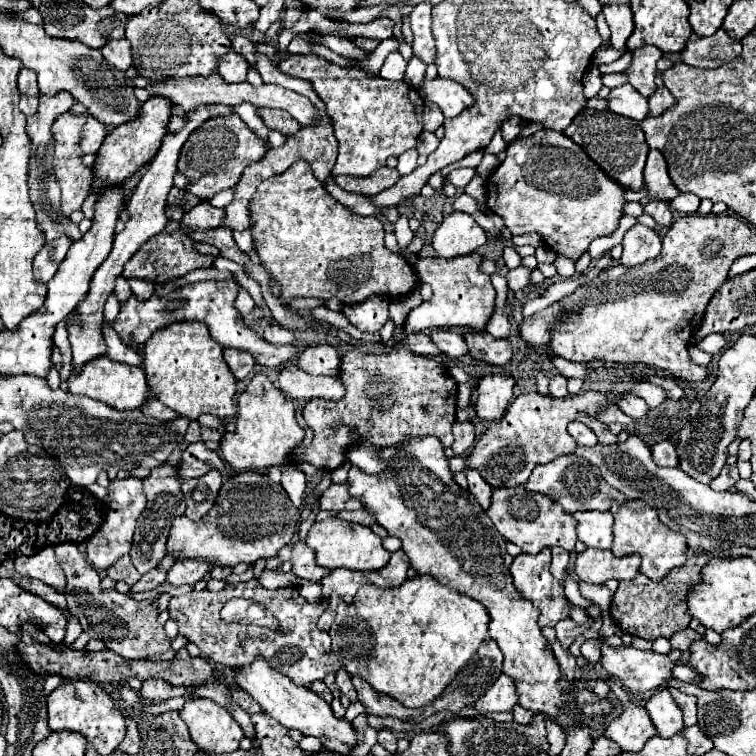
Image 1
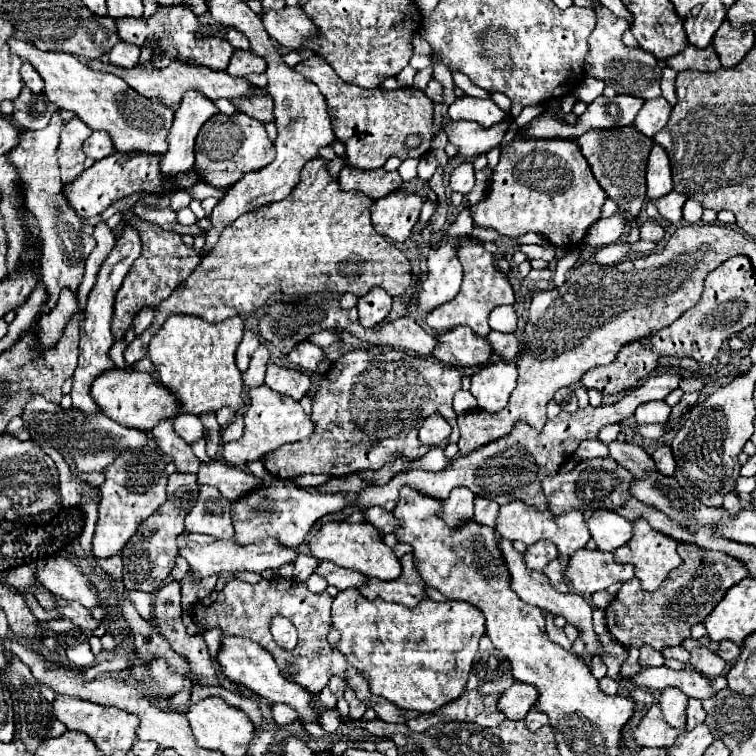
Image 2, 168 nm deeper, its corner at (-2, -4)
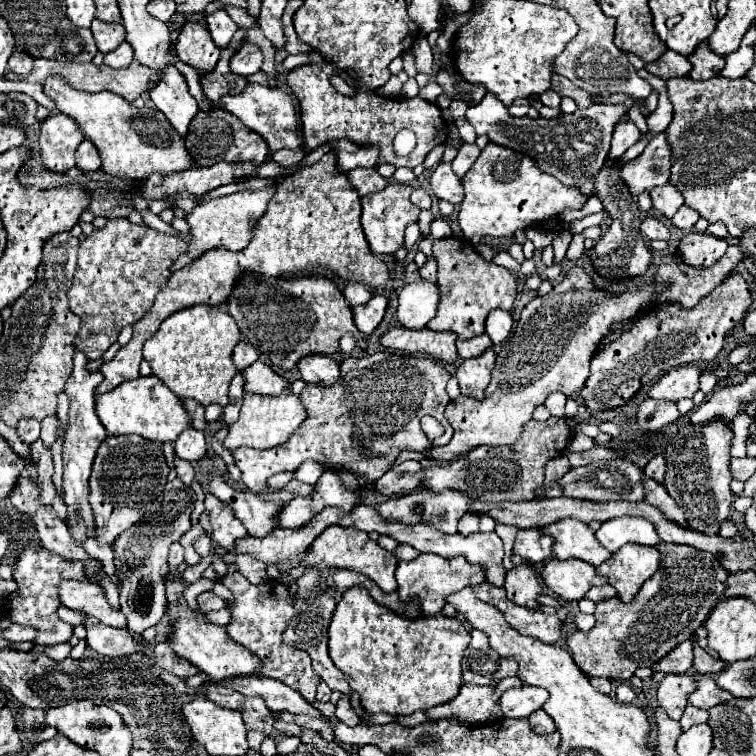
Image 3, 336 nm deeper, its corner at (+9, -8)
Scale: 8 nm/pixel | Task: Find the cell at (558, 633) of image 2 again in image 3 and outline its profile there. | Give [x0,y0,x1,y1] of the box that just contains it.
[504,566,542,610]

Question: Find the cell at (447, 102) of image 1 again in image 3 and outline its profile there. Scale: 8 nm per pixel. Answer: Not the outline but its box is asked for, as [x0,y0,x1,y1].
[466,92,626,196]

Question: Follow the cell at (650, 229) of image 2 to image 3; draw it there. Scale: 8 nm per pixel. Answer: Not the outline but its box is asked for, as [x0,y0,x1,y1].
[642,218,670,240]

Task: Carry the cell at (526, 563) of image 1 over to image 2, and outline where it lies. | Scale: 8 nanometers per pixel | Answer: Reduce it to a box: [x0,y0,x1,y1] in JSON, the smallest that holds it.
[525,542,559,572]

